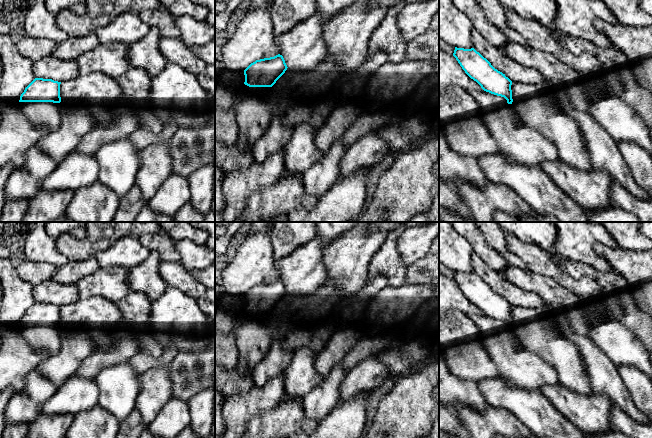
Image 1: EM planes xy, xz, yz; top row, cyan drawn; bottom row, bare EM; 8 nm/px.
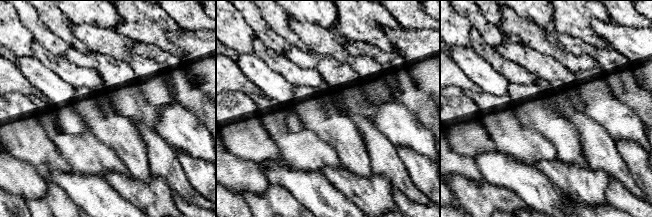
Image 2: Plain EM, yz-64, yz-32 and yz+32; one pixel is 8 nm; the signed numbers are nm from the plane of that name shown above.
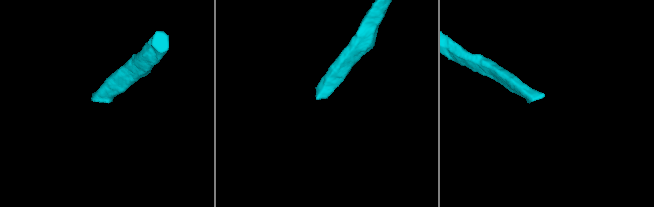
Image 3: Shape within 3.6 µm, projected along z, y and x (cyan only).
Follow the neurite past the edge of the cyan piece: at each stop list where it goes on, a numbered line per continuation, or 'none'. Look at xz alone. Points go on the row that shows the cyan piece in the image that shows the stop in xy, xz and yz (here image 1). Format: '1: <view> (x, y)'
1: xz (247, 92)

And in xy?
1: xy (47, 115)

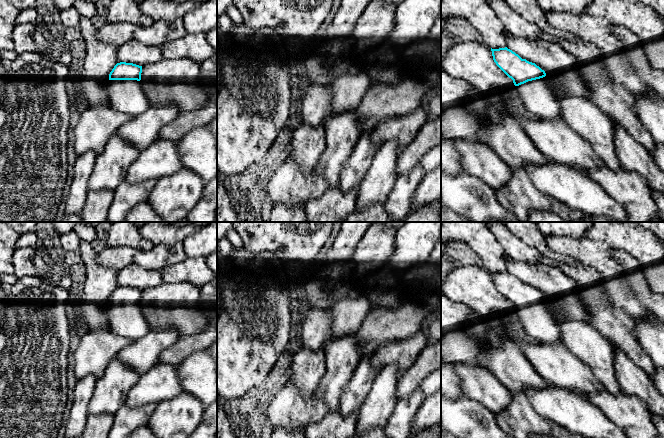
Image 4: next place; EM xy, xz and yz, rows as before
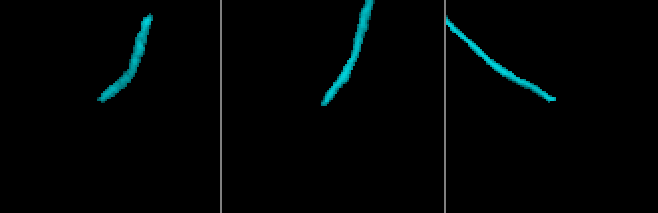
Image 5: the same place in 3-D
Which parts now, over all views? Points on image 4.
1: xy (126, 96)

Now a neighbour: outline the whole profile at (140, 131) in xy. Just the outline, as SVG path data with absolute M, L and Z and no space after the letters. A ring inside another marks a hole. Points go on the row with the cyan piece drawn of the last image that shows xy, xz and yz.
M151 105L145 112L124 123L117 134L131 146L143 151L159 138L159 131L178 114L176 106Z

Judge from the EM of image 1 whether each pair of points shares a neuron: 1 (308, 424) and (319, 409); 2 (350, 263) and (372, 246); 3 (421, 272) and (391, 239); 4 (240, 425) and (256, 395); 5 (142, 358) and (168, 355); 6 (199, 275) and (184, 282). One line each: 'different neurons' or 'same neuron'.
1: different neurons
2: same neuron
3: different neurons
4: same neuron
5: same neuron
6: different neurons

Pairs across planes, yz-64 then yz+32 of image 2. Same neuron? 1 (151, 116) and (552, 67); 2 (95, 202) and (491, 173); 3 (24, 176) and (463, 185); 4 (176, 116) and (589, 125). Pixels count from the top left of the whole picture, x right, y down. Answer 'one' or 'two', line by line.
1: one
2: one
3: two
4: two

